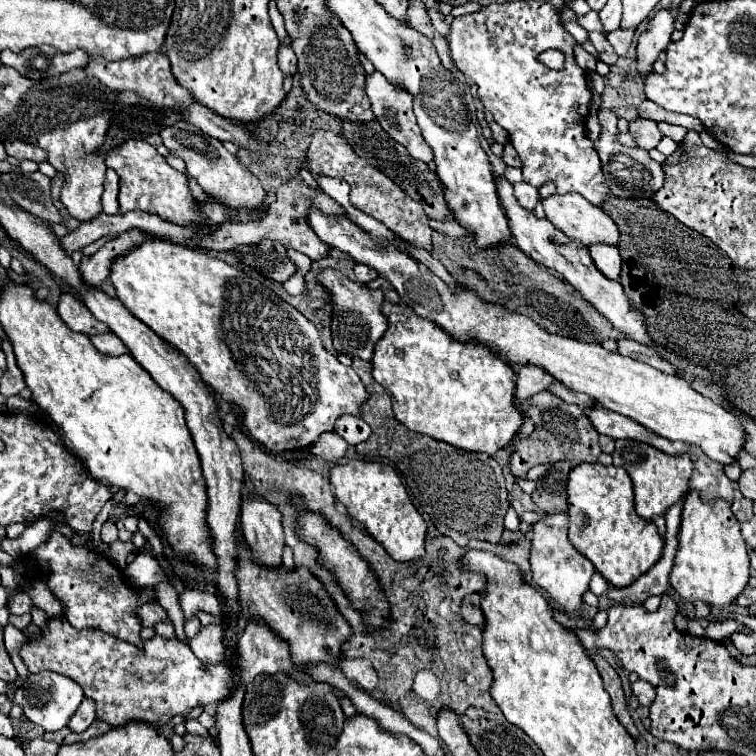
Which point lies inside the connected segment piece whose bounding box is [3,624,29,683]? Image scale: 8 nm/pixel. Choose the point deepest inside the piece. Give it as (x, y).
(14, 639)

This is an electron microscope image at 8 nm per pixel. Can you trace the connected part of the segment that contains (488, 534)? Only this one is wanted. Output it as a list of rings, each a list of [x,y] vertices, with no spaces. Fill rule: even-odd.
[[[353,357],[351,367],[369,391],[369,401],[361,407],[361,417],[371,427],[371,437],[355,447],[357,453],[365,459],[389,459],[401,479],[405,479],[413,505],[429,515],[441,535],[451,537],[461,547],[469,541],[501,543],[503,515],[509,507],[509,495],[499,463],[487,453],[469,453],[405,429],[405,425],[397,423],[393,417],[387,391],[373,379],[371,363]]]

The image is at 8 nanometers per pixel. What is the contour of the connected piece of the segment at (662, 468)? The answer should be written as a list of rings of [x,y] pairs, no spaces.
[[[619,439],[615,441],[615,451],[613,451],[613,465],[623,467],[631,481],[633,481],[633,493],[635,493],[635,509],[637,513],[651,521],[657,515],[665,515],[665,511],[679,501],[687,487],[689,487],[689,477],[693,471],[693,463],[689,459],[689,455],[667,455],[659,449],[653,449],[647,443],[641,441],[631,441],[631,439]]]

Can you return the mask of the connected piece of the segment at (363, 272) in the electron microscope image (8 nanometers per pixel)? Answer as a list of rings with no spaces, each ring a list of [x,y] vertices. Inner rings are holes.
[[[357,263],[355,265],[355,277],[361,281],[361,283],[369,283],[369,281],[373,281],[373,279],[377,279],[379,275],[377,275],[377,271],[373,271],[369,265],[365,265],[365,263]]]

